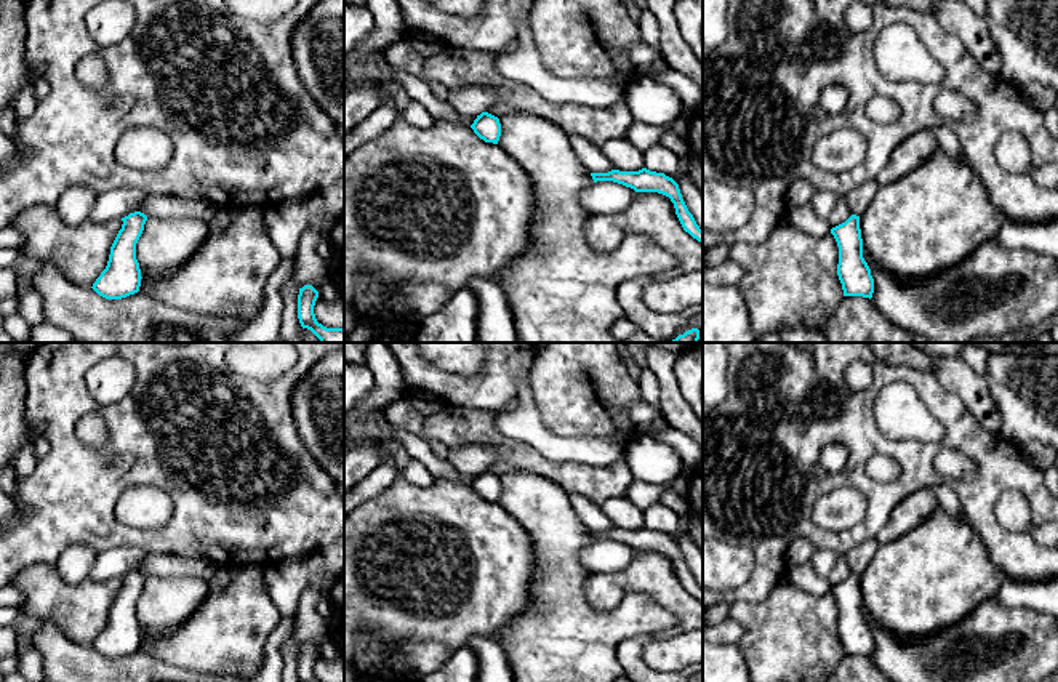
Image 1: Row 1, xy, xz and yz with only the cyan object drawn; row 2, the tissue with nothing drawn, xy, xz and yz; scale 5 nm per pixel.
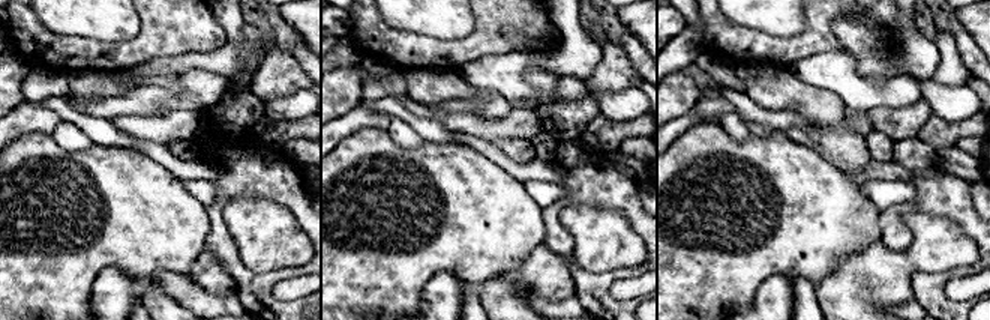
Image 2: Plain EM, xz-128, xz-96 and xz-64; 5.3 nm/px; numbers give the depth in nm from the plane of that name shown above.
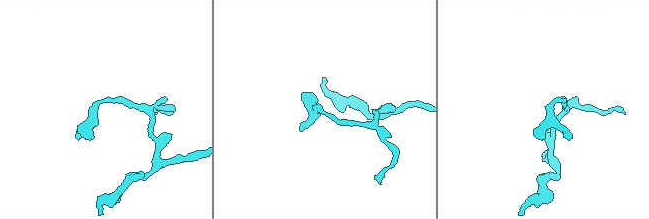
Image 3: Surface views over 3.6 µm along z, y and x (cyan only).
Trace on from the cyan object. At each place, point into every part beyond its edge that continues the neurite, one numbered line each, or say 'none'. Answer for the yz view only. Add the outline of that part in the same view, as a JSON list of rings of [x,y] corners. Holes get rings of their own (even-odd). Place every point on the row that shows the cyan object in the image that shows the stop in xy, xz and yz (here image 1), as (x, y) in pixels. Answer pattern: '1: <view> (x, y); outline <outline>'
none

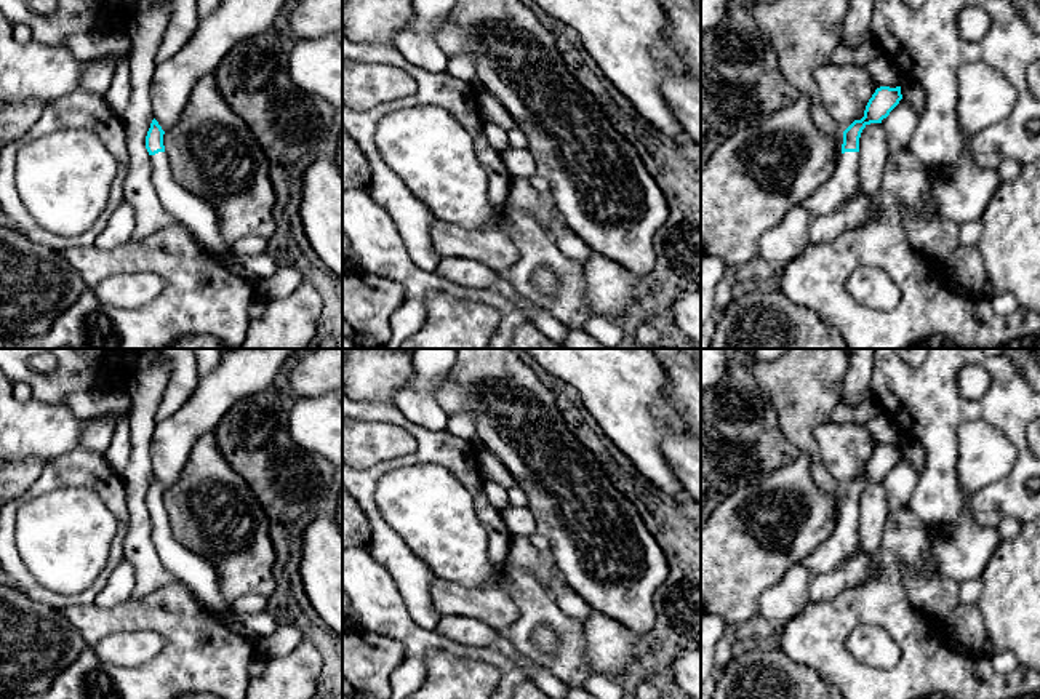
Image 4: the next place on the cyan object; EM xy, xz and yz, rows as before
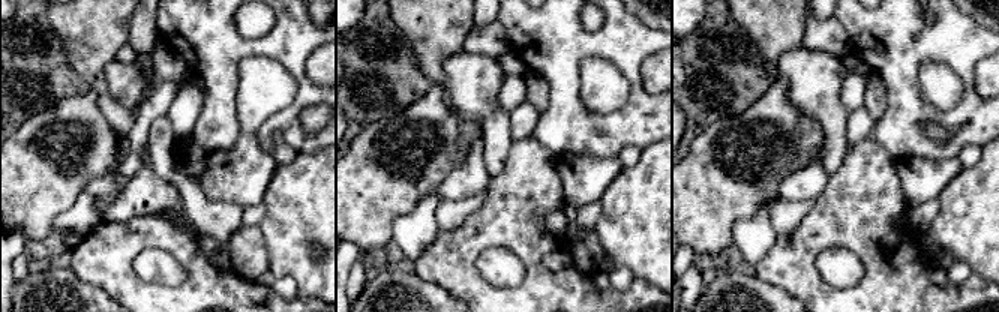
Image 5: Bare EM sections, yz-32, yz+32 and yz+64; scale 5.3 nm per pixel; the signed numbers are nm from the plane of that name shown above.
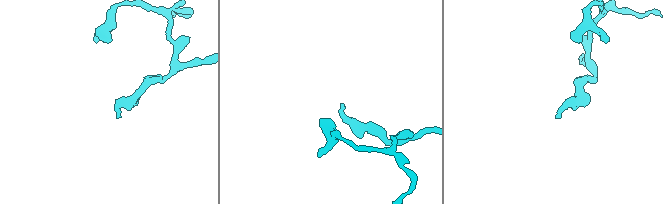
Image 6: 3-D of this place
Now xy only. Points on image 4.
1: xy (192, 211); outline [[[166,152],[150,155],[150,165],[152,184],[170,216],[186,226],[202,242],[205,250],[232,253],[232,246],[221,237],[214,208],[173,179]]]

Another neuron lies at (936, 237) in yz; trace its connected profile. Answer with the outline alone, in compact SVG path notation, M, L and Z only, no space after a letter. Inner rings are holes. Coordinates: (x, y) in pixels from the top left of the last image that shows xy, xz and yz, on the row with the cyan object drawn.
M899 205L901 222L909 243L931 261L946 264L958 248L960 224L939 216L923 216L909 205Z

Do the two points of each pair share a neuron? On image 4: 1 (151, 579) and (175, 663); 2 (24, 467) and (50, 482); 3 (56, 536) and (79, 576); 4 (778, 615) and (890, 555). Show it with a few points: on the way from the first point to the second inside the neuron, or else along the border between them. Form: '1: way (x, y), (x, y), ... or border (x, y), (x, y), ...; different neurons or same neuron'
1: border (176, 579), (132, 599); different neurons
2: border (47, 463), (39, 477), (16, 498); different neurons
3: way (66, 546), (69, 567); same neuron
4: border (810, 602), (783, 629); different neurons

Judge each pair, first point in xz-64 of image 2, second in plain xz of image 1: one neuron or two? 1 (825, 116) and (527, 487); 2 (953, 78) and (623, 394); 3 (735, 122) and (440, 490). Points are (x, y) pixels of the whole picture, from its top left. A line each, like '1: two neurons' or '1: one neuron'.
1: one neuron
2: two neurons
3: two neurons

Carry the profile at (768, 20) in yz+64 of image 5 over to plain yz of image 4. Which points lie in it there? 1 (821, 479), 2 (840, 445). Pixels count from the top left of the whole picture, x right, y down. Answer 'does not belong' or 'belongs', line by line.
1: belongs
2: does not belong

